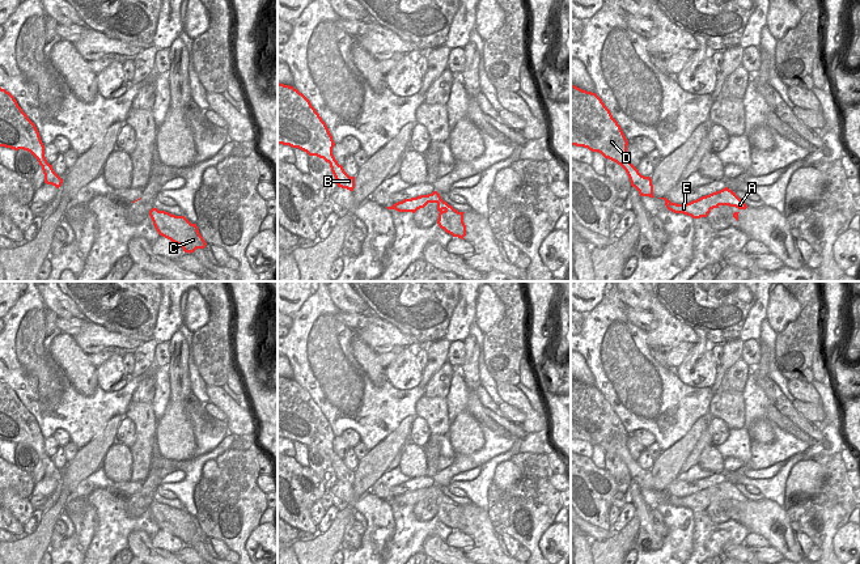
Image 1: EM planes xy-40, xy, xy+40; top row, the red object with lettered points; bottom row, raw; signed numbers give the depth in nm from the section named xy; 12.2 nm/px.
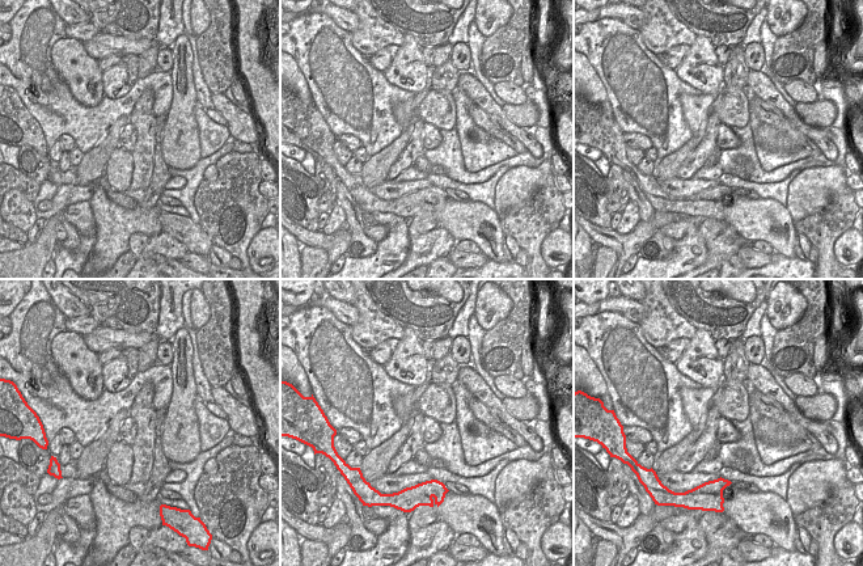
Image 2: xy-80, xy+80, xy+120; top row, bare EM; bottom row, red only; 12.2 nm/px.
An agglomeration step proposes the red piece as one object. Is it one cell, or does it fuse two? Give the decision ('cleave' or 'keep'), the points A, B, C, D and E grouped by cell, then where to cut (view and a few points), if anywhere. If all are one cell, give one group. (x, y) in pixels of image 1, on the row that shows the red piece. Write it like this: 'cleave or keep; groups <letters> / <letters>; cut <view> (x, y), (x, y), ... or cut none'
keep; groups A B C D E; cut none

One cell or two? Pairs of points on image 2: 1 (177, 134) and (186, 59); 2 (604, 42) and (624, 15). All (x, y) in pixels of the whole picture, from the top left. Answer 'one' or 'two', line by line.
1: one
2: two

